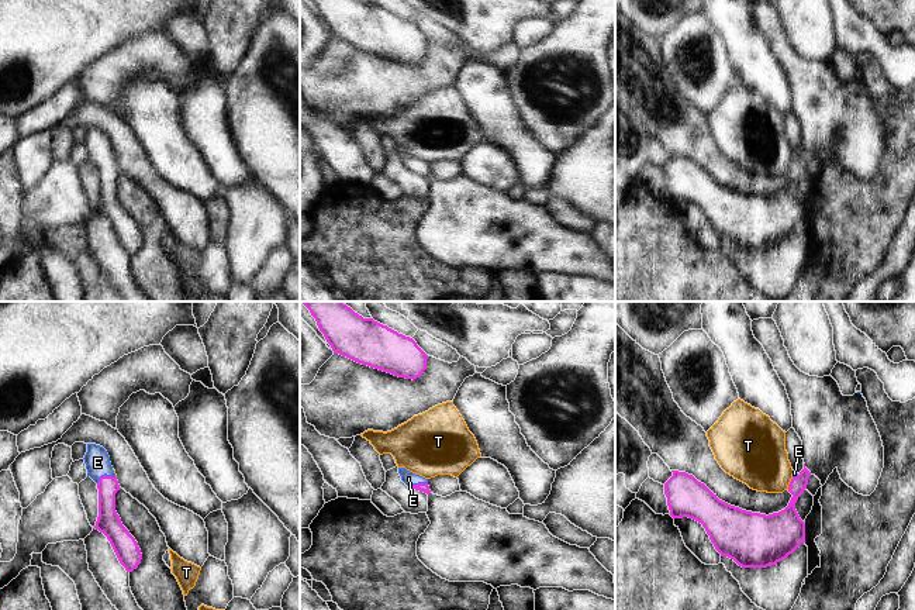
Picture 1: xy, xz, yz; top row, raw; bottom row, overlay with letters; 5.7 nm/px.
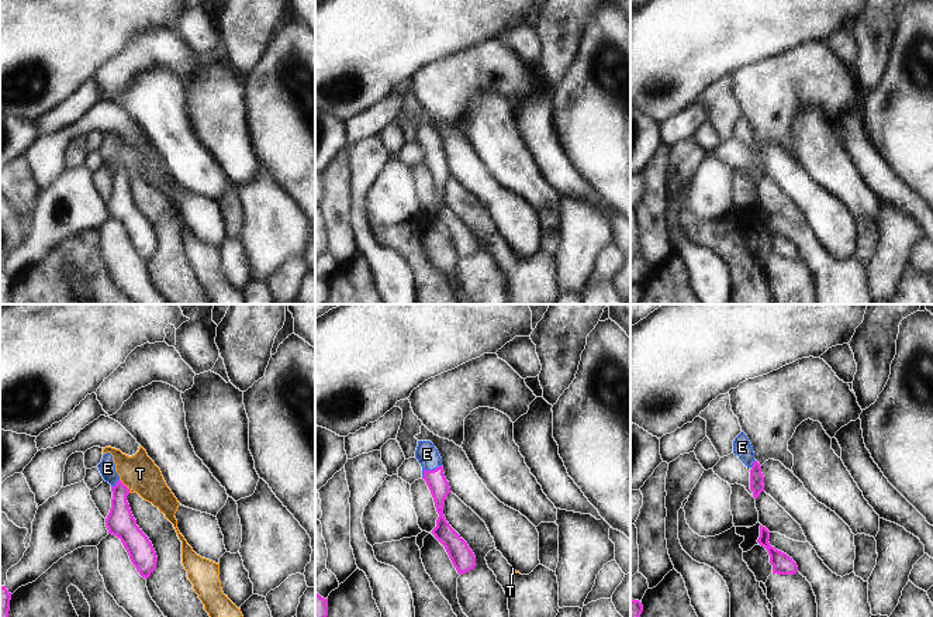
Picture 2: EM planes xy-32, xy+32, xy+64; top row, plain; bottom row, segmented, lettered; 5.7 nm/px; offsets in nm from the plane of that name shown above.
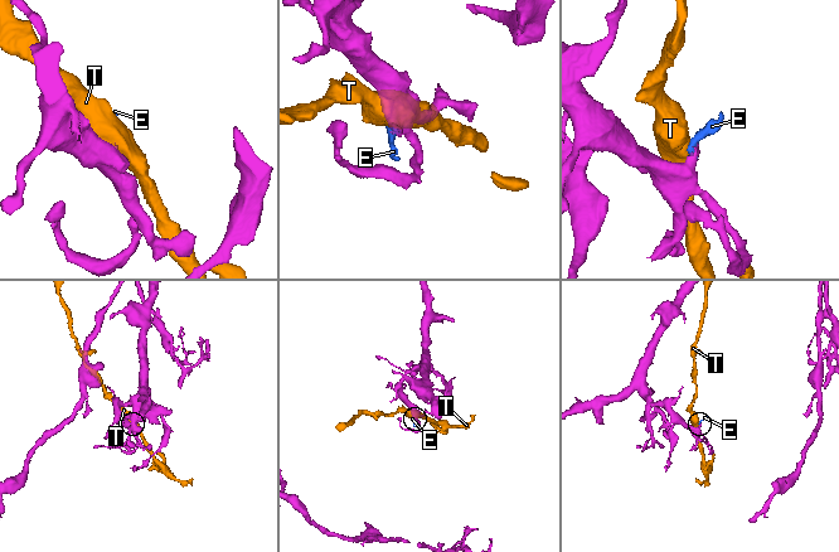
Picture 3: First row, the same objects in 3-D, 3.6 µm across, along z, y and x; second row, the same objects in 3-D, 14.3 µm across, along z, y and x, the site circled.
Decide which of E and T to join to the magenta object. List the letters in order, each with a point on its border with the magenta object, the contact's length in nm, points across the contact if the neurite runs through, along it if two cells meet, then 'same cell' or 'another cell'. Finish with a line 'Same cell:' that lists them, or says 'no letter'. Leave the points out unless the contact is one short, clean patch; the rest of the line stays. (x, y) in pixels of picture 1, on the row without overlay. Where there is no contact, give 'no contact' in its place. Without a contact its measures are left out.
E: meets magenta in xy at (104, 159); contact 110 nm long; runs through xy (107, 171), (104, 159), (97, 147); same cell
T: meets magenta in yz at (790, 168); contact 80 nm long; border along yz (793, 162), (787, 173); another cell
Same cell: E

